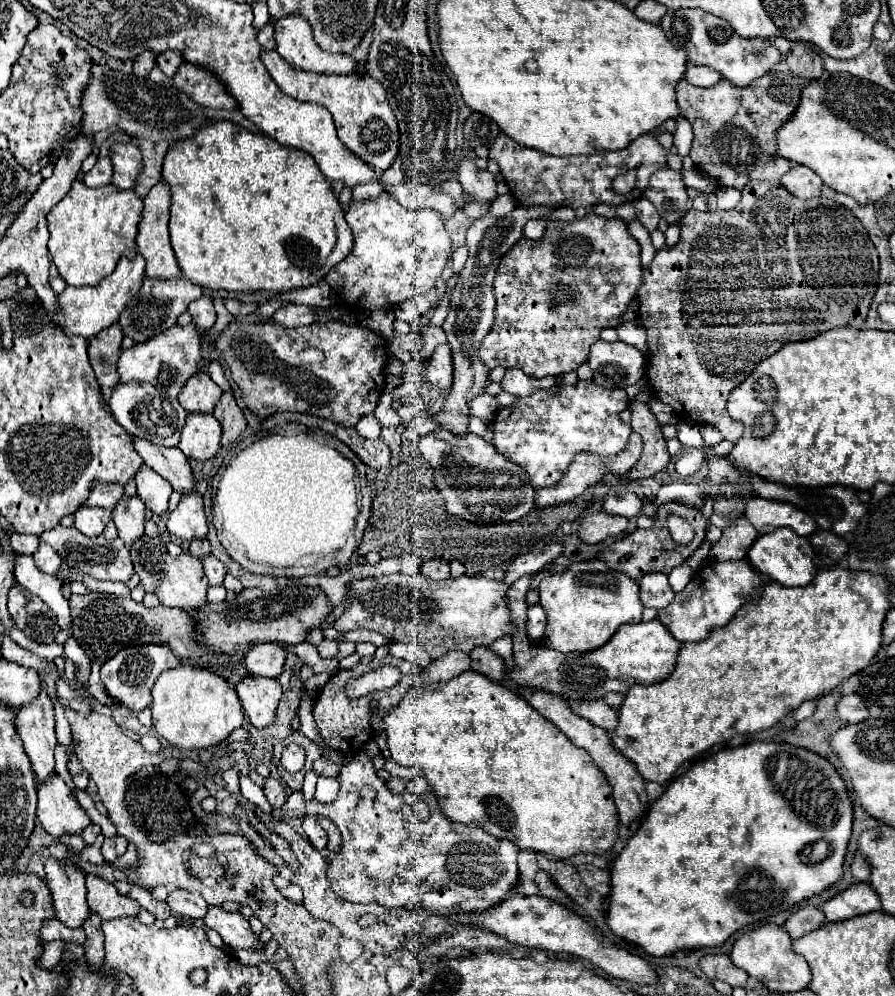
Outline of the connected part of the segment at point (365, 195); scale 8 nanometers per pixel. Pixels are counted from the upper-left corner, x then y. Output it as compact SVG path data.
M367 182L367 184L359 184L353 188L353 200L355 202L365 202L371 198L377 198L383 192L383 186L379 182Z

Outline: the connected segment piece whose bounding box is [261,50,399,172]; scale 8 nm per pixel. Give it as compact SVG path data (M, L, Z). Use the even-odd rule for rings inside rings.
M275 50L262 51L261 59L273 80L277 82L277 86L285 94L291 94L301 102L319 104L333 114L339 140L355 156L365 160L377 172L385 172L393 164L399 152L399 126L397 126L395 114L391 112L391 106L387 104L387 96L379 80L367 76L365 72L363 74L355 72L349 76L299 72L287 64Z

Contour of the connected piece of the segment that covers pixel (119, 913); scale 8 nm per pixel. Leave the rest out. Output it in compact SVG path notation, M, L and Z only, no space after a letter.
M87 874L87 902L89 908L97 912L103 920L113 920L123 916L135 918L141 910L129 896L119 894L113 884L95 874Z

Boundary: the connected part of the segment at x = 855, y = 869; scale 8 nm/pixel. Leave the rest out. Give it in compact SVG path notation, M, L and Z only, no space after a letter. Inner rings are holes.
M857 852L851 862L851 874L855 882L867 882L869 880L869 864L863 860L863 856Z

